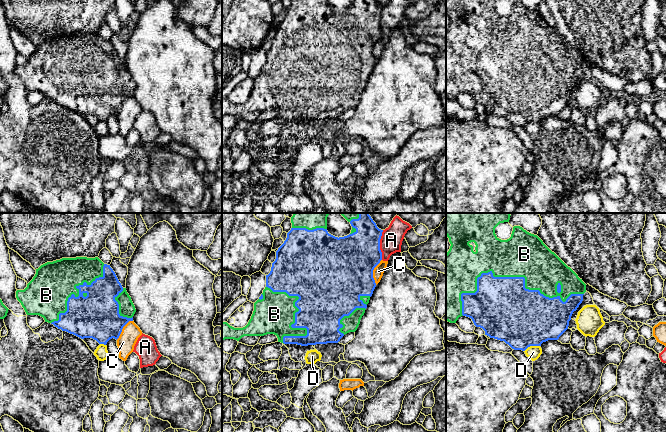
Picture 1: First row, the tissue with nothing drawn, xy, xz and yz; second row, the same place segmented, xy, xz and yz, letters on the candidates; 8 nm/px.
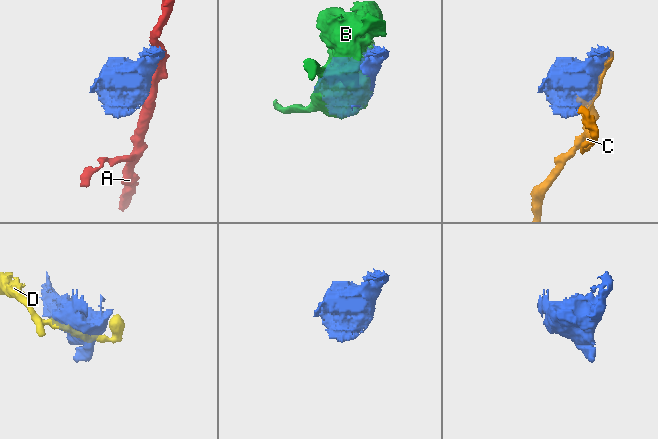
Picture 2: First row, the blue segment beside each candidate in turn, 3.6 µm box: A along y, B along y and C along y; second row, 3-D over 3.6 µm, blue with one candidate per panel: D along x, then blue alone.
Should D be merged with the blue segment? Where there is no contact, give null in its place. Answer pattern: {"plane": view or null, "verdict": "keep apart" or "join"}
{"plane": "yz", "verdict": "keep apart"}

